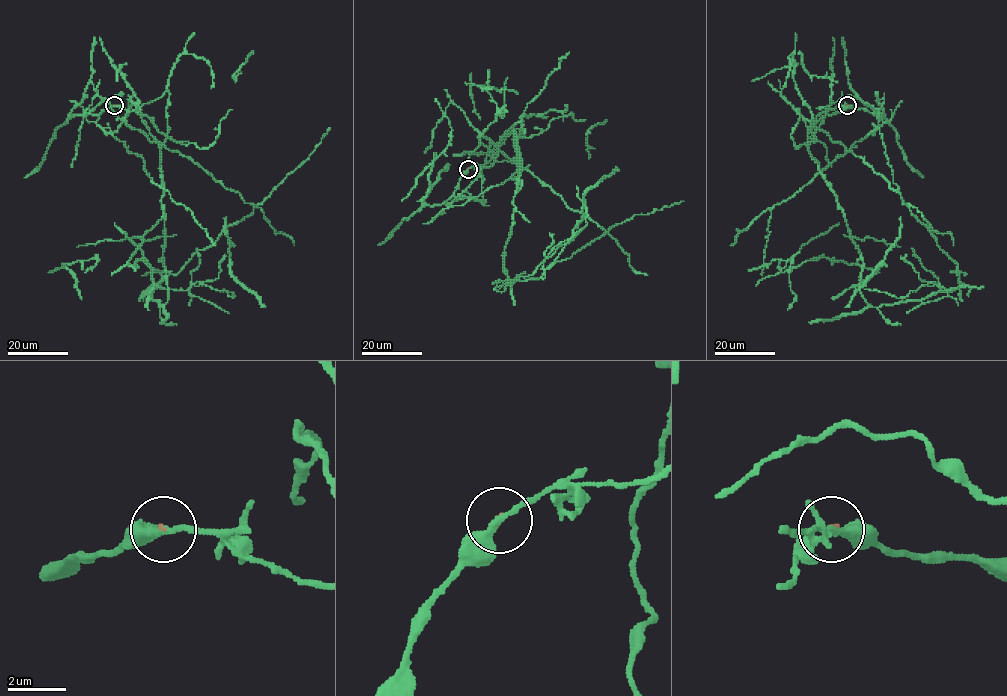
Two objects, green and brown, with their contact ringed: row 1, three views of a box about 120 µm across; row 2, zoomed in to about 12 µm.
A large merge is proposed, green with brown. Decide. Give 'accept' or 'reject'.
reject

